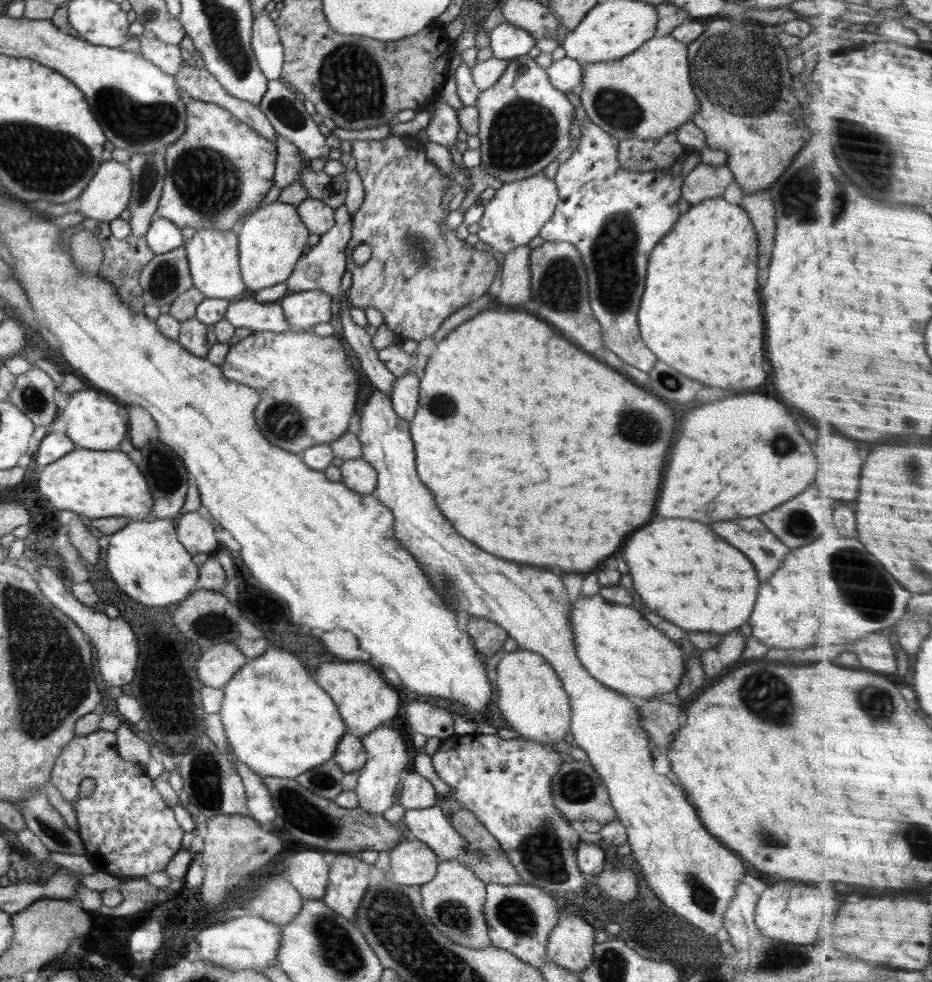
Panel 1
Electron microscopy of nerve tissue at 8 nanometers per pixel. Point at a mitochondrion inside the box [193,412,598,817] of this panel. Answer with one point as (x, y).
(320, 780)

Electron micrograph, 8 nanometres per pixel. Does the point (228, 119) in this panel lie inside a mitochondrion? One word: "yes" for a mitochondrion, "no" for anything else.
no

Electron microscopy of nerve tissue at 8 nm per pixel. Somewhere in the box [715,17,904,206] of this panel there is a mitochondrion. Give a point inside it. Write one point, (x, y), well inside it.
(846, 132)

